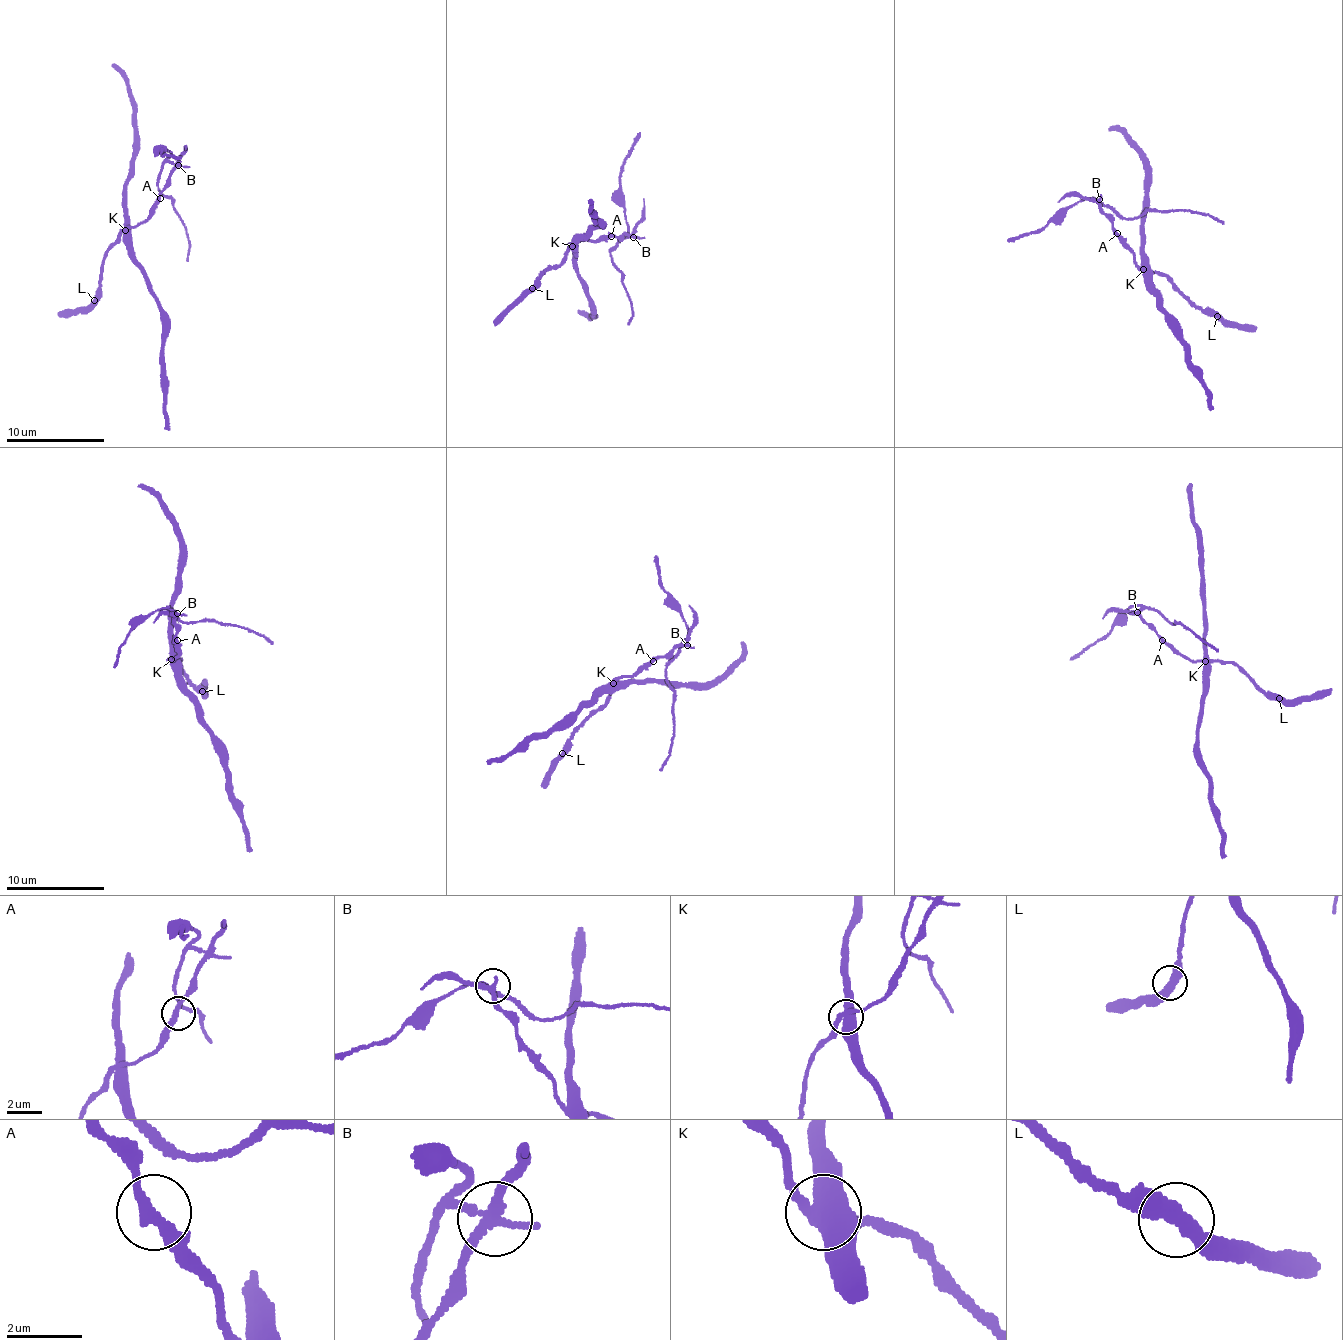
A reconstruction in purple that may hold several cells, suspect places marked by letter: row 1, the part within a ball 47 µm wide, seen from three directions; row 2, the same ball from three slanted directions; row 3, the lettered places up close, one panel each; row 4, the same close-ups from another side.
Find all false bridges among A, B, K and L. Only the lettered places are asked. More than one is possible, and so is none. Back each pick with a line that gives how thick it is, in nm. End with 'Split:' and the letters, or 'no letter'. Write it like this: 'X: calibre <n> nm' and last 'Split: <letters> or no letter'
B: calibre 240 nm
K: calibre 480 nm
Split: B, K

